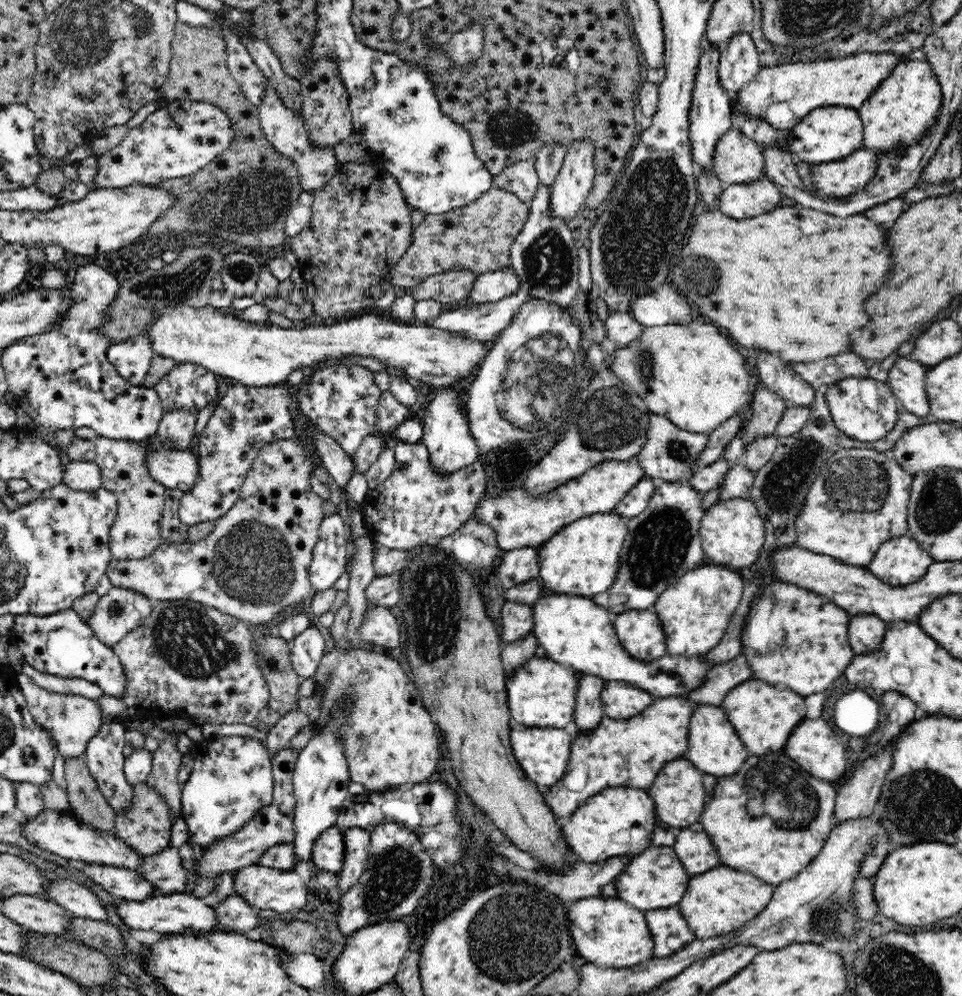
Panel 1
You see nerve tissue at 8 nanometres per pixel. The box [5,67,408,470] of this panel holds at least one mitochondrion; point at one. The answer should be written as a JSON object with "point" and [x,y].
{"point":[181,285]}

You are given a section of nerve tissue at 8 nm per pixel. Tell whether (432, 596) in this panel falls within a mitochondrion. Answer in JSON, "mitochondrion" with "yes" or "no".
{"mitochondrion":"yes"}

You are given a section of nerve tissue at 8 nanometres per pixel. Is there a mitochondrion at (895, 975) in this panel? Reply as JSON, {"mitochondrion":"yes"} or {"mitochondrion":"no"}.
{"mitochondrion":"yes"}

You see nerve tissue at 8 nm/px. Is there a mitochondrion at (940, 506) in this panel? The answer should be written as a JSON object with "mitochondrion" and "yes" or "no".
{"mitochondrion":"yes"}

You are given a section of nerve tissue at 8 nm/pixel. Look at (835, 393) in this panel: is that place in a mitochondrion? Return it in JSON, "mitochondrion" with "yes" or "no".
{"mitochondrion":"no"}

